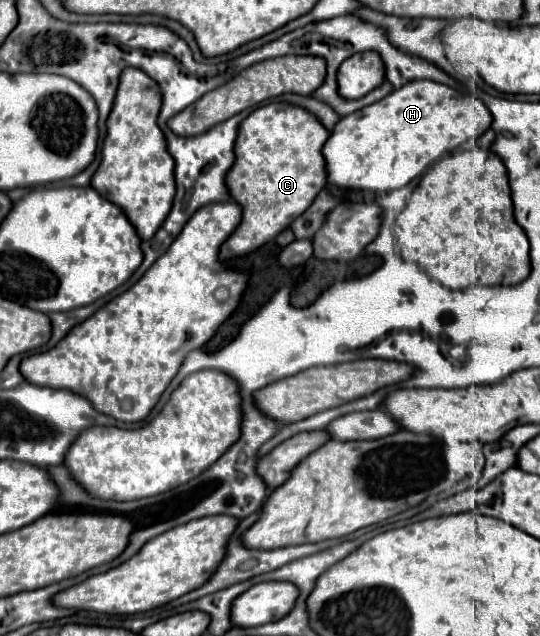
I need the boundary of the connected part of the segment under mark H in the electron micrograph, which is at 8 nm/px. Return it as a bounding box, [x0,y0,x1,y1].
[322,79,492,193]

